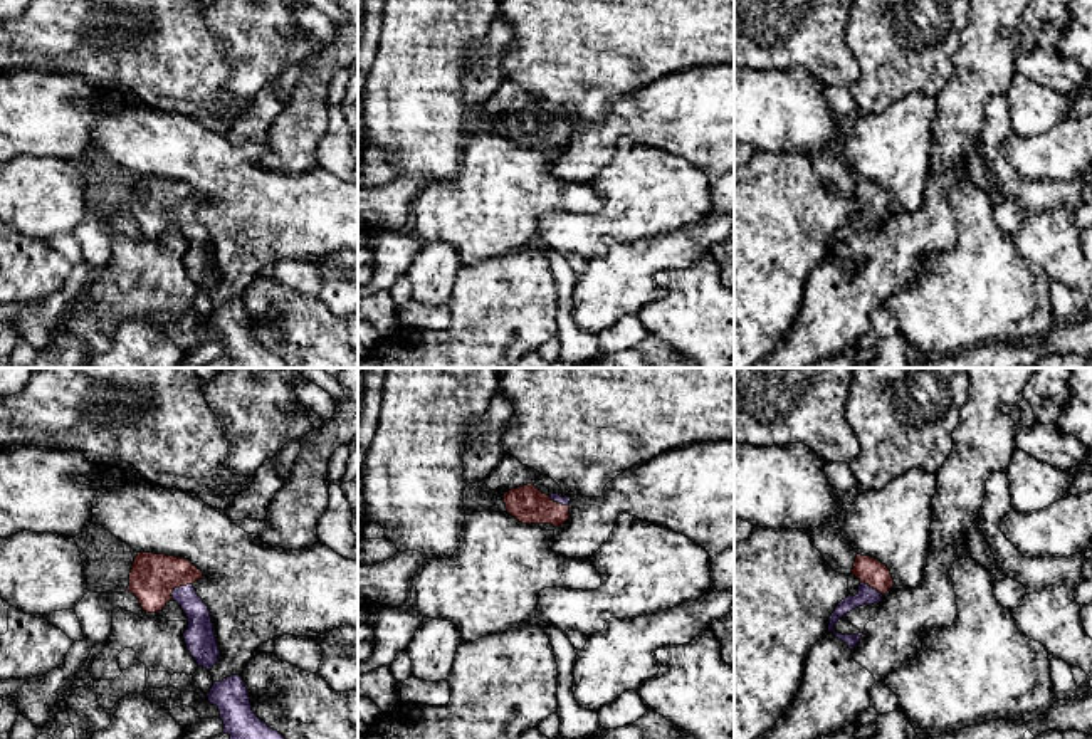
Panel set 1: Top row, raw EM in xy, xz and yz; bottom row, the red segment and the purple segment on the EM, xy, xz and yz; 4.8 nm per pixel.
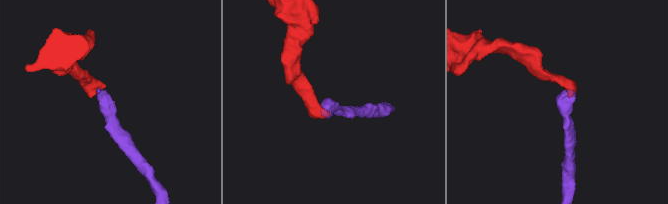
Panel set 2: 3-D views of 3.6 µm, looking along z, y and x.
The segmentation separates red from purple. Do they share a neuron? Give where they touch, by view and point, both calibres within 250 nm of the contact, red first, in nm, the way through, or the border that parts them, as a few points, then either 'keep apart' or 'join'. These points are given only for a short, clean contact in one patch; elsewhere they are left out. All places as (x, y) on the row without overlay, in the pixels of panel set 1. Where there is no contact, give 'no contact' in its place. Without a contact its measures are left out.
meets red in xy at (180, 209); 220 nm thick on the red side, 130 nm on the other; runs through xy (153, 200), (173, 202), (180, 209), (199, 239), (200, 256); join

